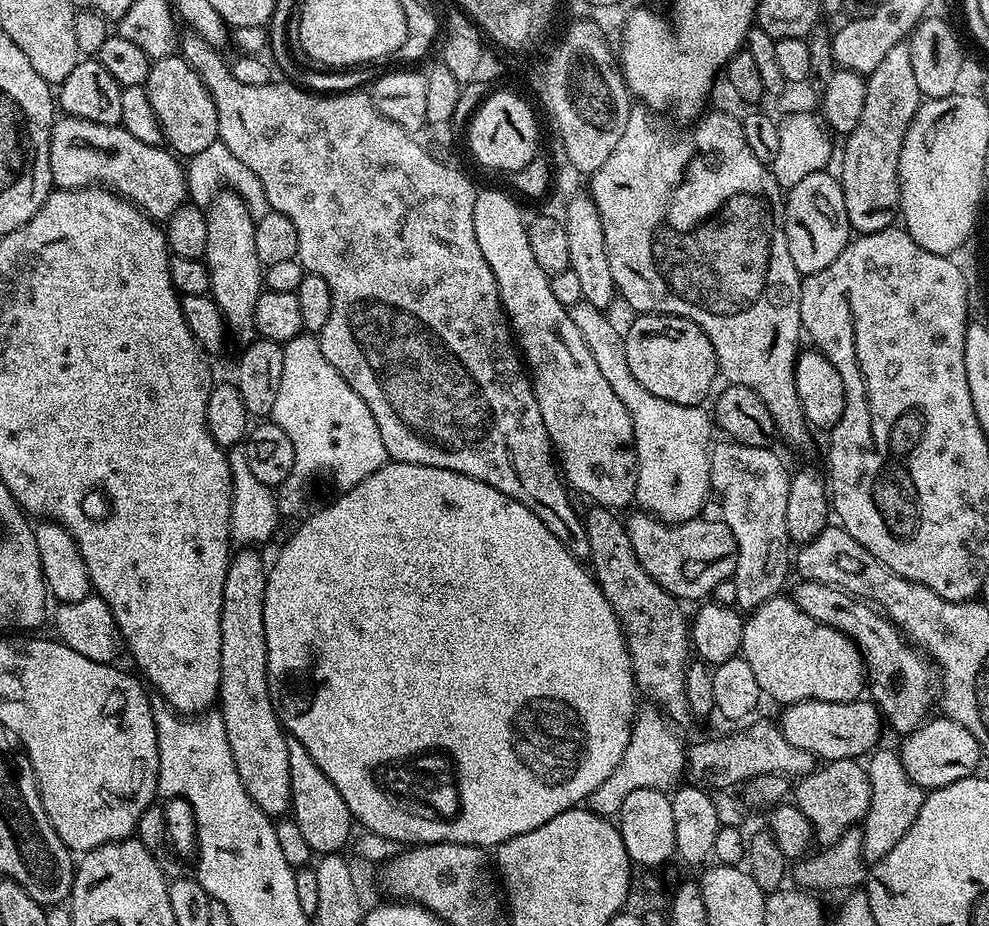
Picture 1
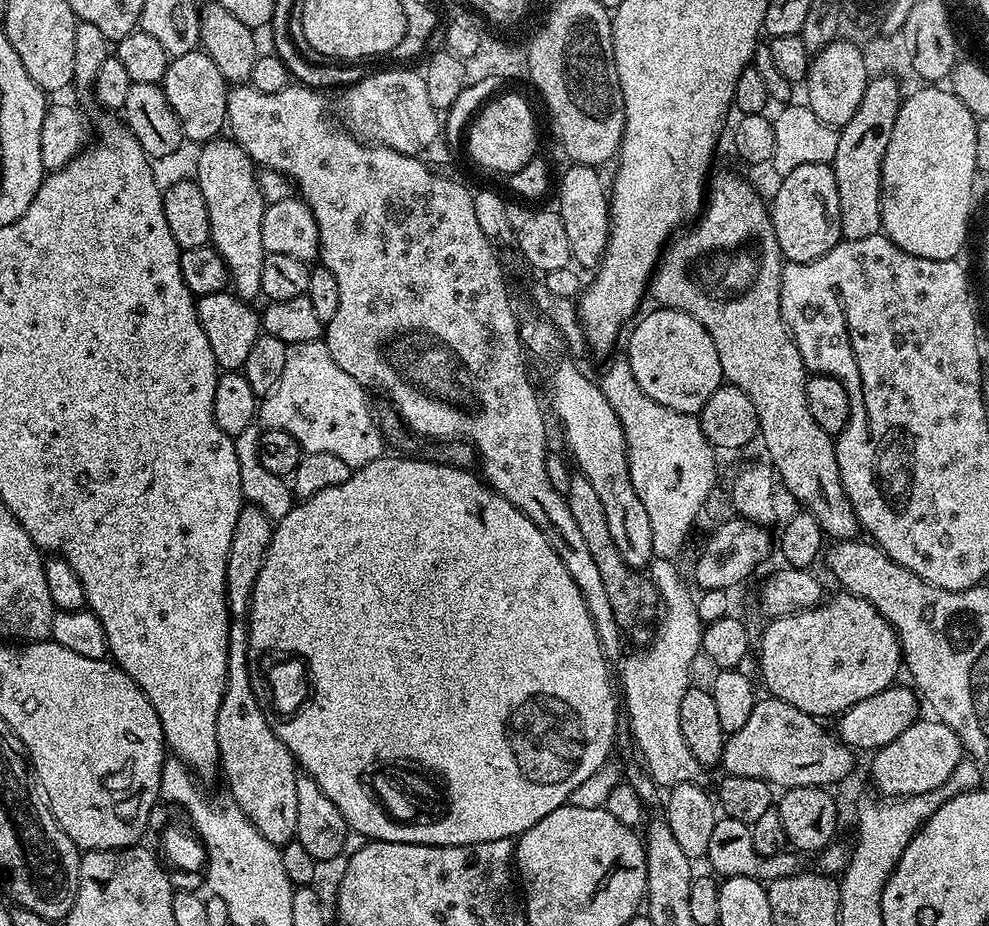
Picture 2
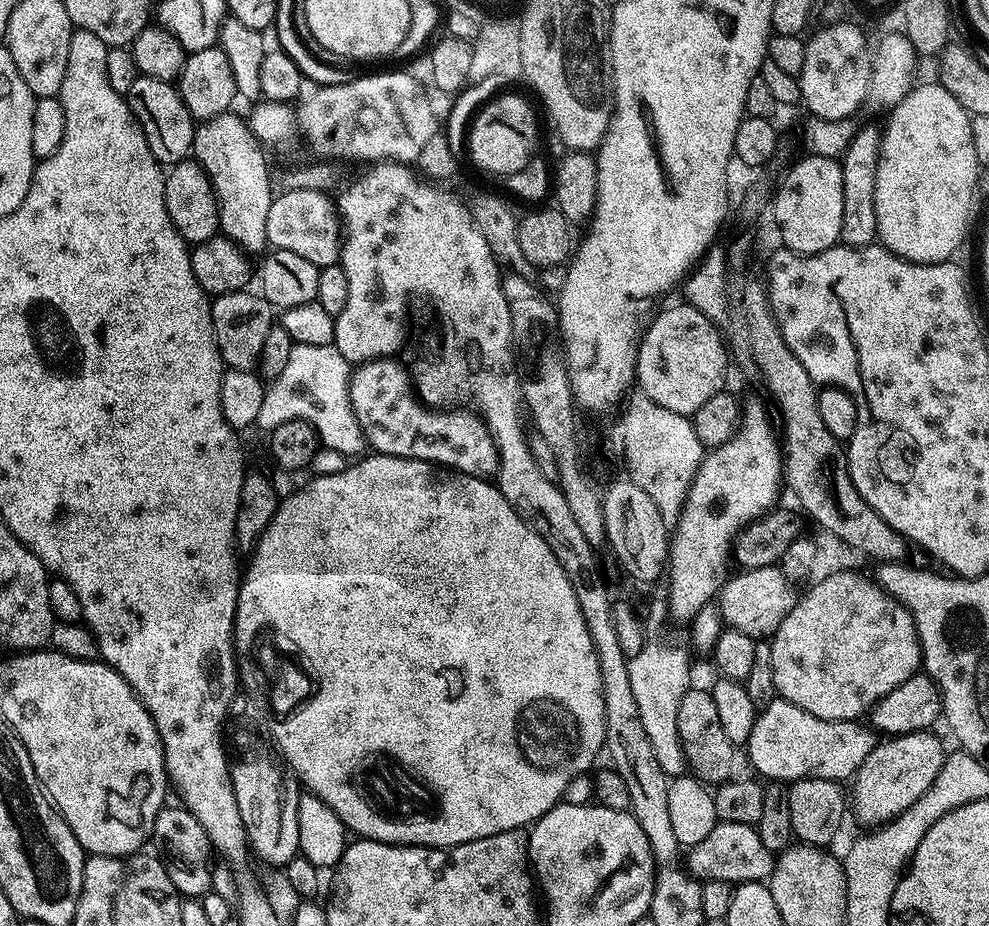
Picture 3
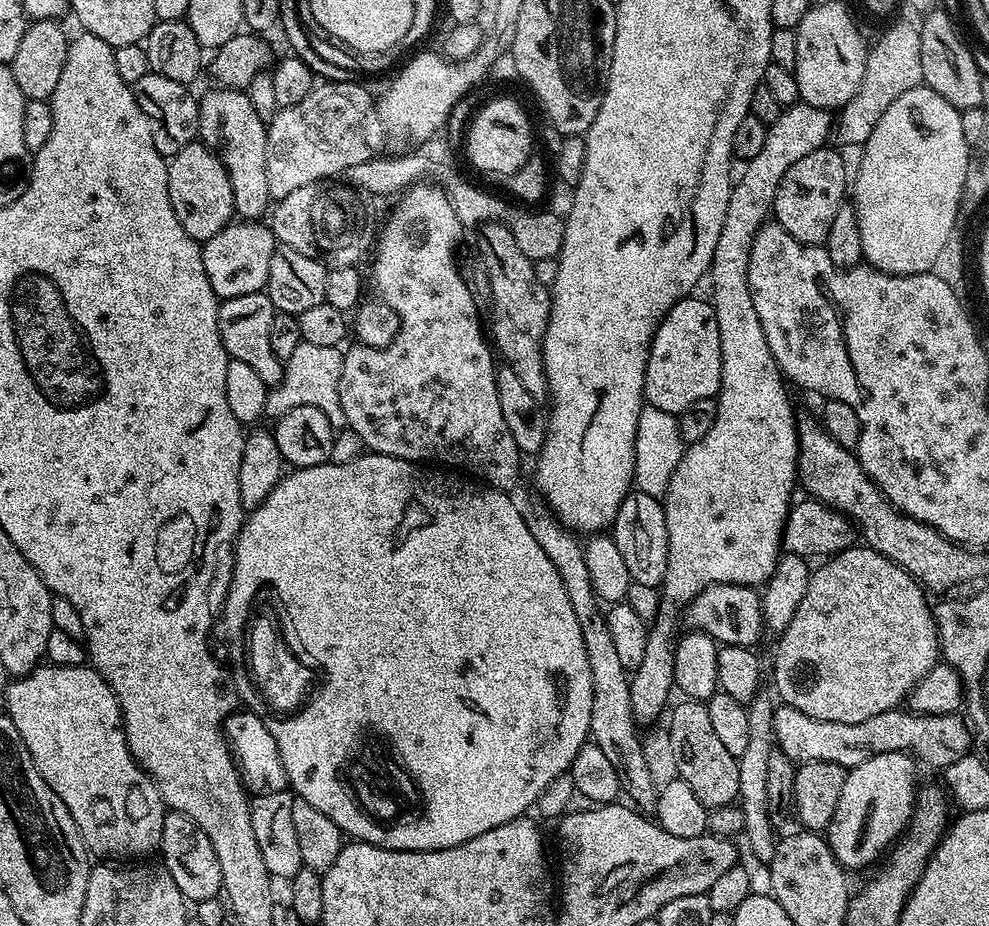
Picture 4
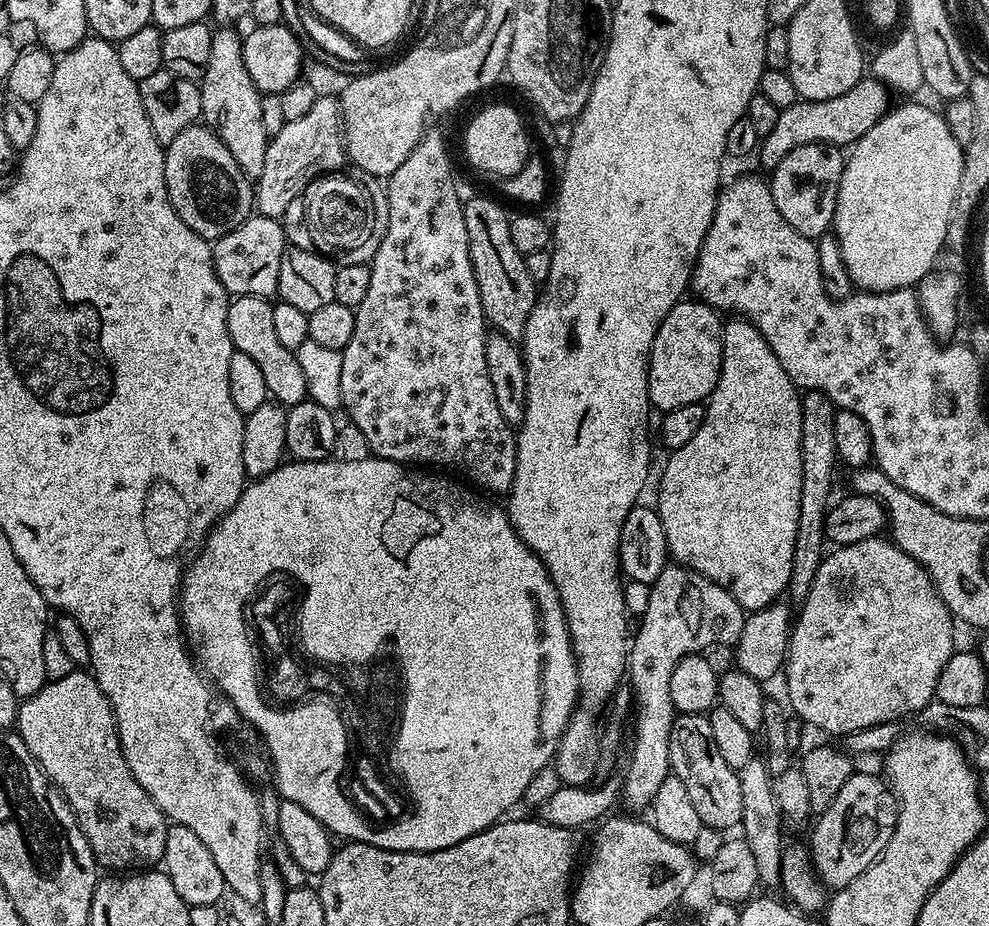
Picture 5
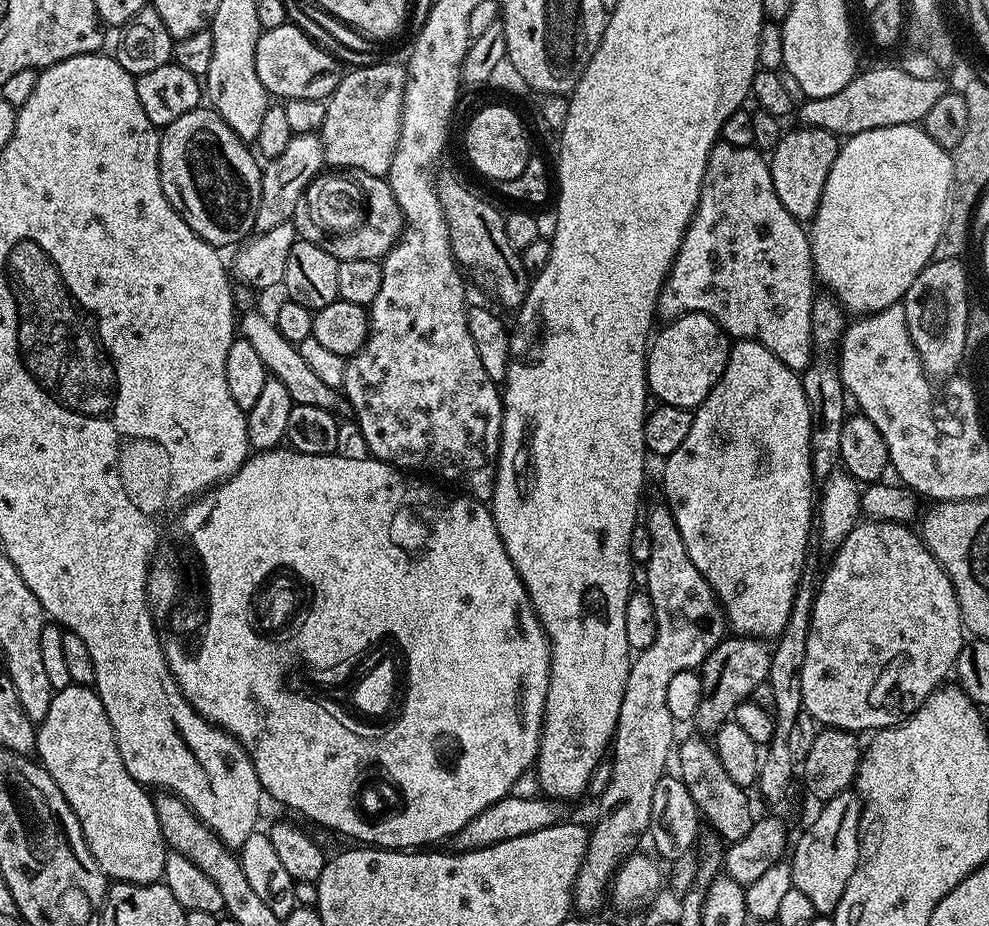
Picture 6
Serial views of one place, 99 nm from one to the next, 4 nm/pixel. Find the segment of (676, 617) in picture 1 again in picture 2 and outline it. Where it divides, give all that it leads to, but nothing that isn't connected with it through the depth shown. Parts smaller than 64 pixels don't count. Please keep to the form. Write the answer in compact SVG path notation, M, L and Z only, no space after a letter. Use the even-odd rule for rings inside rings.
M573 475L570 482L570 492L566 495L570 514L574 514L574 523L598 566L606 594L610 597L610 606L614 609L614 622L618 622L621 633L633 640L634 645L644 646L652 639L653 625L661 615L659 592L648 574L641 569L632 568L624 561L618 546L614 542L614 534L610 534L610 526L606 523L606 510L594 491L594 486L585 476Z

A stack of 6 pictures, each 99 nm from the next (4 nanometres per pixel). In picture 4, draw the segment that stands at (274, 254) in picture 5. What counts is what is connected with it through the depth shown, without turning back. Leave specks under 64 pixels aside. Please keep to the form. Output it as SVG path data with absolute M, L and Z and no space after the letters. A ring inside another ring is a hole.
M233 222L214 234L214 238L203 241L202 266L206 266L206 278L210 278L216 297L228 300L238 295L264 292L268 286L270 258L274 258L277 246L275 231L269 225L267 228L264 222Z

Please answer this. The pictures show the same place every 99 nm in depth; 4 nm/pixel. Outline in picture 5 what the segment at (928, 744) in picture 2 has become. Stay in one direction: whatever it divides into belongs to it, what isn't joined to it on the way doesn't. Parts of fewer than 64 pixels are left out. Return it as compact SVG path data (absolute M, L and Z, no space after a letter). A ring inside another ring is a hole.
M860 770L853 771L846 786L838 790L830 806L823 808L811 825L812 865L825 889L844 888L850 882L854 882L854 878L858 878L858 874L862 874L872 865L873 860L877 859L878 850L883 849L890 835L887 827L878 829L876 836L868 836L867 832L867 828L875 822L876 815L884 804L886 784L879 775L877 776L871 776L870 773L860 772Z

